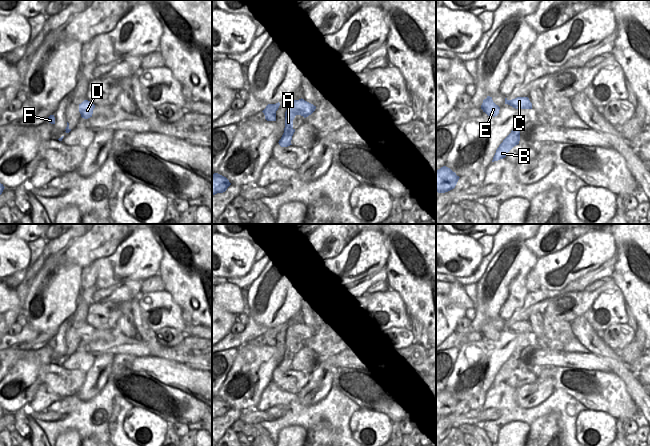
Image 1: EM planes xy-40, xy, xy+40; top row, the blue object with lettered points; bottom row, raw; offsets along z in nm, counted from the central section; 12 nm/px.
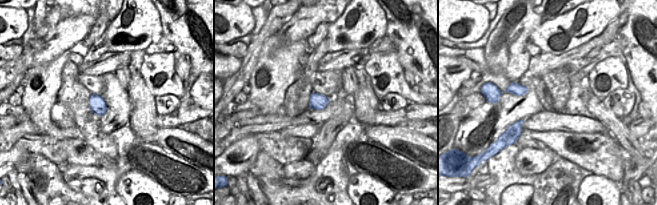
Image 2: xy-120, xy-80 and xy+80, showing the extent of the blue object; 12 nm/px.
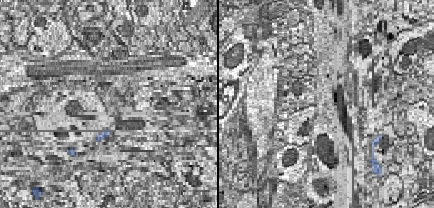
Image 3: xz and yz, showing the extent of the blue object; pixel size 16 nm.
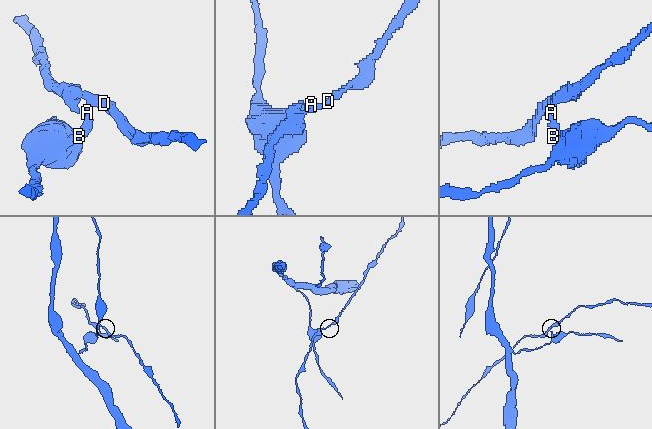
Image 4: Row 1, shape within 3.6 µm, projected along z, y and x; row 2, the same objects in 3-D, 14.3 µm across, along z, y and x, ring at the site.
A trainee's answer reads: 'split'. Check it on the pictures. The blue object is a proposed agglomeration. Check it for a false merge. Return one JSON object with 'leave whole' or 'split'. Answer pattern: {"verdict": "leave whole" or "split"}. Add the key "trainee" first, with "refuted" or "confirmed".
{"trainee": "confirmed", "verdict": "split"}

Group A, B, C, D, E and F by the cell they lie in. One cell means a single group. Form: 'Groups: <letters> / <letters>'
Groups: A C D E F / B.

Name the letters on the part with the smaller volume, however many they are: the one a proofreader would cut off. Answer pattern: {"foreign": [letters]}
{"foreign": ["A", "C", "D", "E", "F"]}

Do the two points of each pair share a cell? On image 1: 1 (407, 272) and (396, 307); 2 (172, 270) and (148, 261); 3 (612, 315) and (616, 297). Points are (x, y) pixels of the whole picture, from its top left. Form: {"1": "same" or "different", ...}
{"1": "different", "2": "different", "3": "same"}

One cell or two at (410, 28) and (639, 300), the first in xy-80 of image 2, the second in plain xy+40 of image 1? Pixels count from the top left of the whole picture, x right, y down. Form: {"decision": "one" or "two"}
{"decision": "one"}

